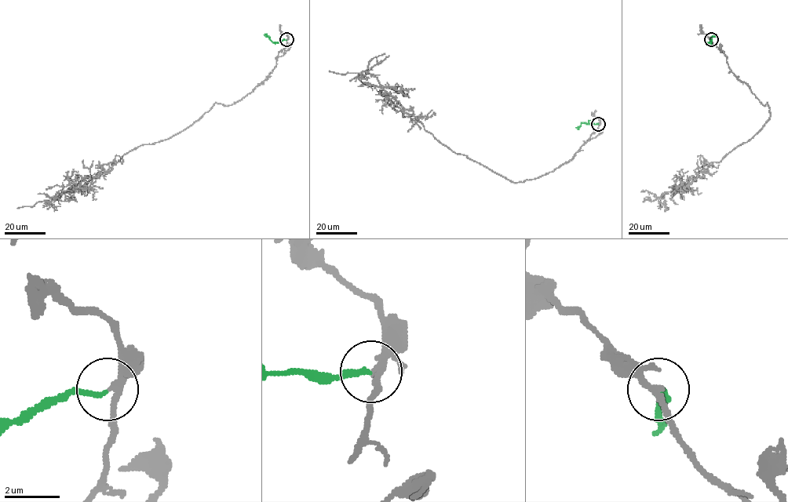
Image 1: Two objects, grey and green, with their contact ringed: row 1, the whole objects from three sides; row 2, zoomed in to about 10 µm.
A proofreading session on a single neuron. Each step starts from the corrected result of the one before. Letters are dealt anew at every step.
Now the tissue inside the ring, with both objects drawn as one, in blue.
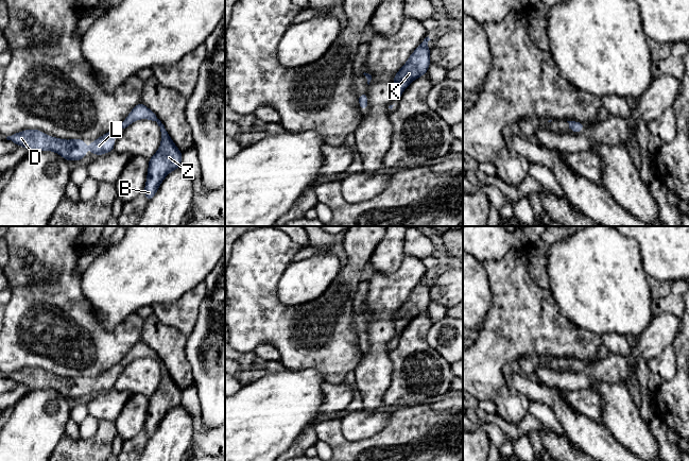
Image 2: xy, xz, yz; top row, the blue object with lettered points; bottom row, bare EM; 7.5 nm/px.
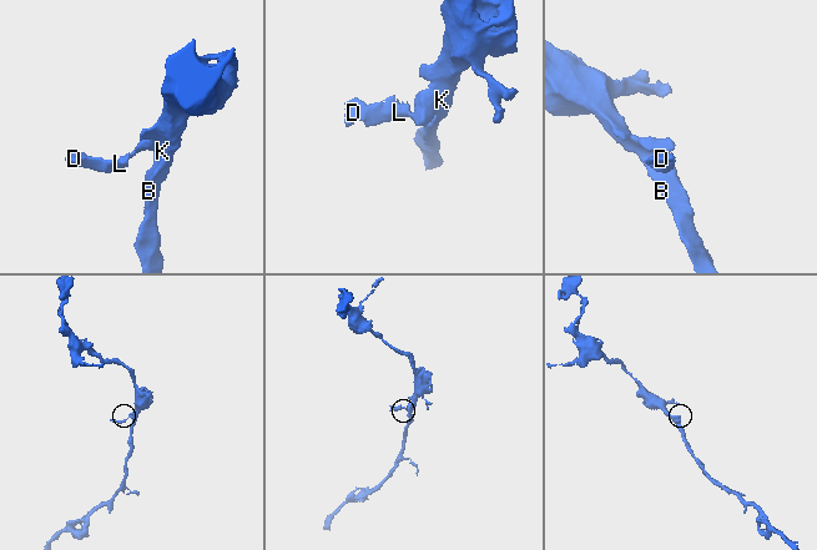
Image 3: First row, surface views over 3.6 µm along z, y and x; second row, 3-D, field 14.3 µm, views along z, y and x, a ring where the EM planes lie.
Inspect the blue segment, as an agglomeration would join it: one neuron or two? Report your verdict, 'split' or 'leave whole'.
leave whole

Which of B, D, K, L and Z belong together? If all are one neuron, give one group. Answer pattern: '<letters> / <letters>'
B D K L Z

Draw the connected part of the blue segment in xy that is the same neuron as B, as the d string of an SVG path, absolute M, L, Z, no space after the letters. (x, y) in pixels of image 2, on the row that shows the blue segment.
M138 103L125 120L117 129L113 129L107 134L102 135L93 142L89 143L89 150L92 154L103 155L115 149L114 140L121 130L125 130L130 124L138 119L149 119L155 121L161 133L161 143L157 152L149 159L149 169L147 175L147 184L144 186L144 194L147 201L151 201L158 190L165 177L182 164L182 154L173 140L170 138L165 125L157 118L156 114L143 105Z

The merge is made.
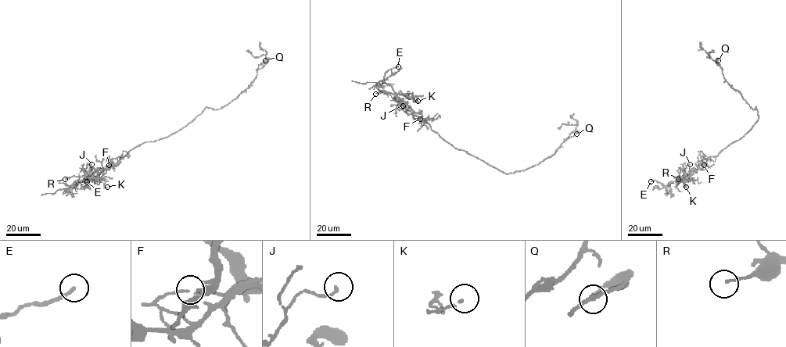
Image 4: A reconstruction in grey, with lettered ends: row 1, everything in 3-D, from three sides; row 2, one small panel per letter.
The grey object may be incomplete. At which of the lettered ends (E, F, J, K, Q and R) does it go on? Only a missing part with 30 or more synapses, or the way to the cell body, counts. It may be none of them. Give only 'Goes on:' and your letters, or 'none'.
Goes on: none

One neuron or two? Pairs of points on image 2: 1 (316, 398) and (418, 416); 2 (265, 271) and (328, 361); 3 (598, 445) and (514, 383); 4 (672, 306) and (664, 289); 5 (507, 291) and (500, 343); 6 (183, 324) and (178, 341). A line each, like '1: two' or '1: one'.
1: two
2: one
3: one
4: two
5: one
6: two

